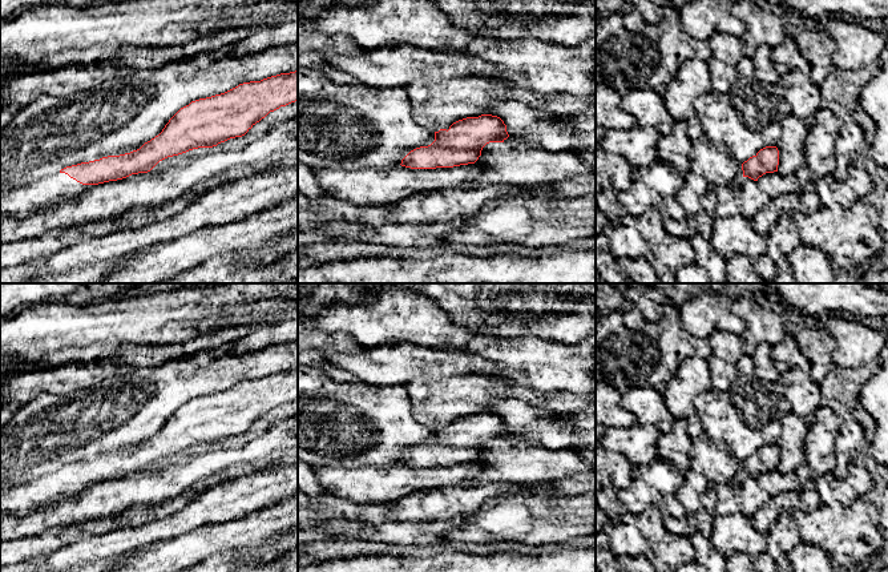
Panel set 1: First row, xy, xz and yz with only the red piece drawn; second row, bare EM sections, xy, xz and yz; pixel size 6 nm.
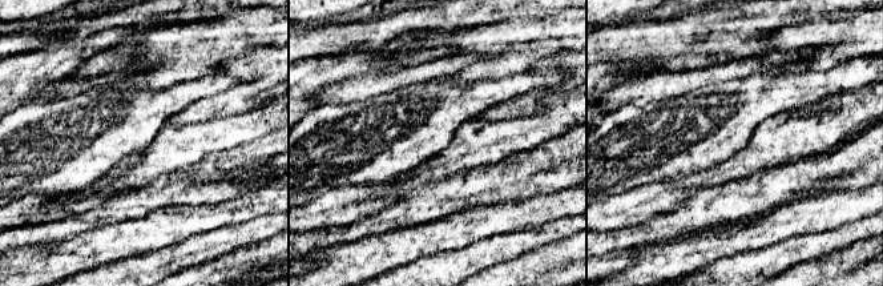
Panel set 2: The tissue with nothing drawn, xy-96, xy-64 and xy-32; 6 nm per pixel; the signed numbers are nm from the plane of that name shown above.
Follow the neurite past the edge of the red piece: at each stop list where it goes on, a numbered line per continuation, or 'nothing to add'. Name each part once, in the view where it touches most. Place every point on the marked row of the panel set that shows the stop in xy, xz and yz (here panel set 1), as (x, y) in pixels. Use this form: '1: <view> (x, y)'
1: xy (20, 202)

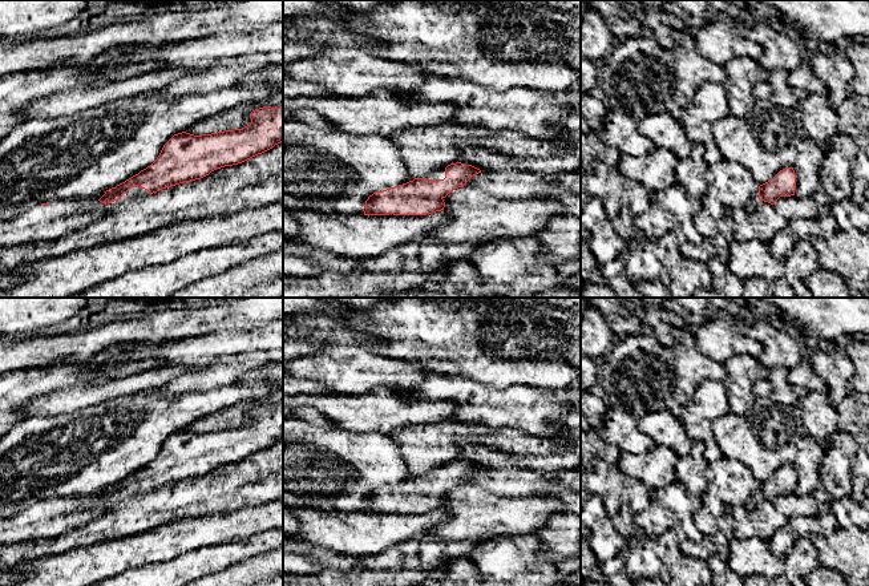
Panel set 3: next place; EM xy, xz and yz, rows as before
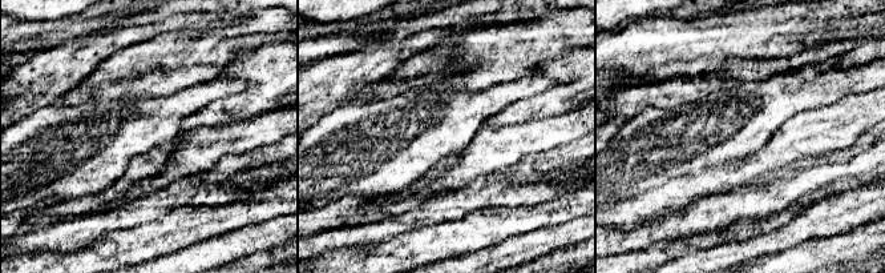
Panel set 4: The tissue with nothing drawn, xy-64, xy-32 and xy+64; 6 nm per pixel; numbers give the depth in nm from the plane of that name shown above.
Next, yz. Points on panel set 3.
nothing to add

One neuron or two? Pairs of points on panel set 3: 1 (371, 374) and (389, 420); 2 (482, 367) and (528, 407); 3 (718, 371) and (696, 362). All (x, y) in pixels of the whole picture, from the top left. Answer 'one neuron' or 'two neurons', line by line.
1: two neurons
2: two neurons
3: one neuron

